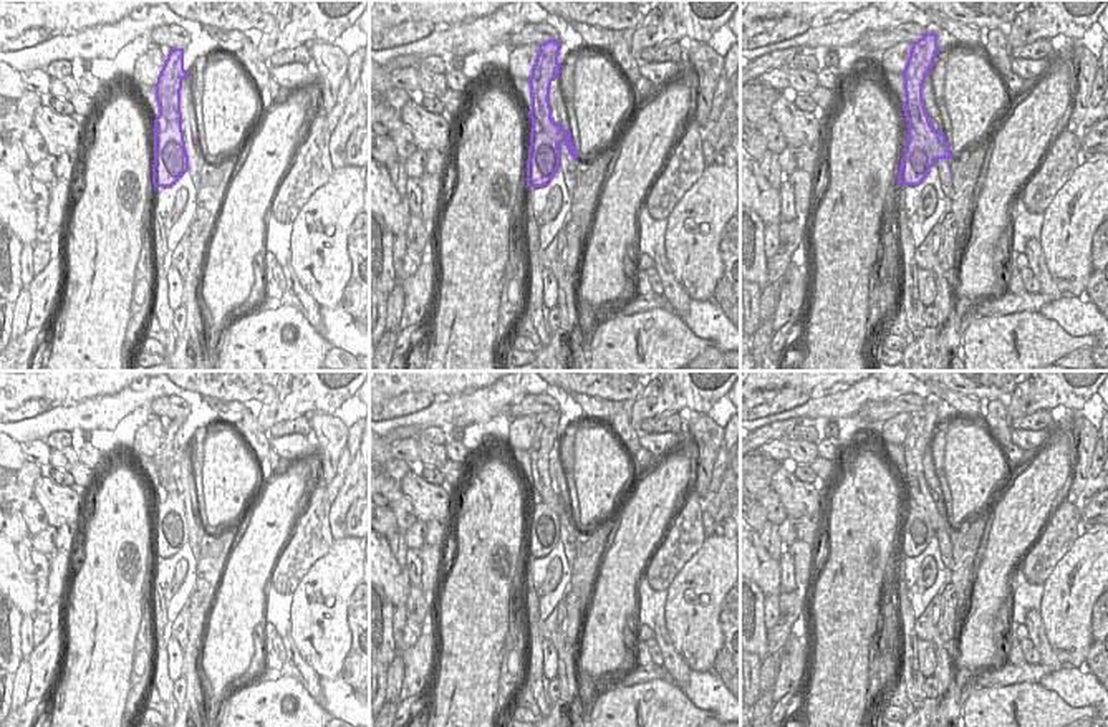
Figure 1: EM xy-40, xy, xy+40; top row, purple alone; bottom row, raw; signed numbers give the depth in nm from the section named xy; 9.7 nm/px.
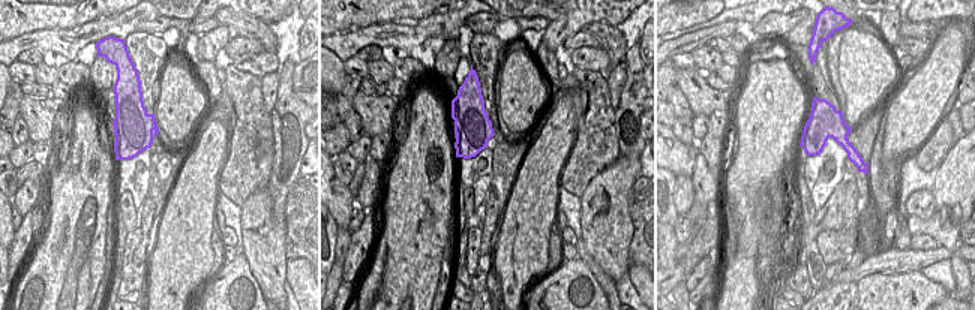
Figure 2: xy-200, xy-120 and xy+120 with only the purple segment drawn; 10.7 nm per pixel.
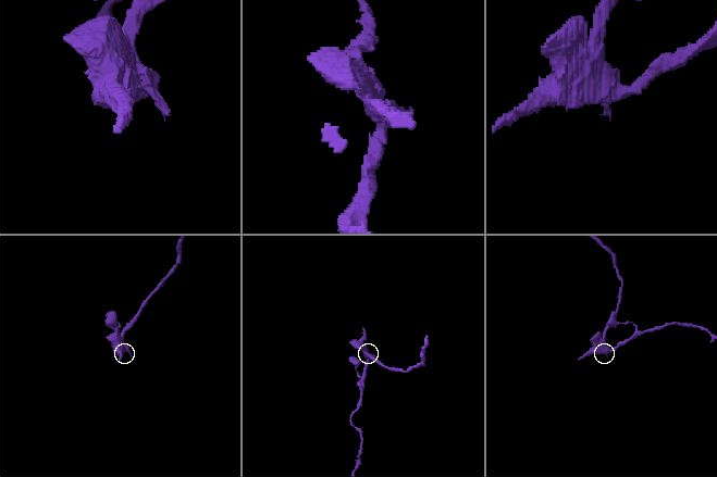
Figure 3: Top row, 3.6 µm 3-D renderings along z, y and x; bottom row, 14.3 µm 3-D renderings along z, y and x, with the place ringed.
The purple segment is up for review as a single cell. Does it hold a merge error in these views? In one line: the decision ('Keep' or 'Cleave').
Cleave

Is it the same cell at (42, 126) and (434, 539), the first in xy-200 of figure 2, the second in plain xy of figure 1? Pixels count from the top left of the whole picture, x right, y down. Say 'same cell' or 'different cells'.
different cells

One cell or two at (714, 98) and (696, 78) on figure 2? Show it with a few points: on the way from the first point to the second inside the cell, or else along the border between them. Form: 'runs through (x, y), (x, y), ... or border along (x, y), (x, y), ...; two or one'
runs through (710, 95), (698, 83); one

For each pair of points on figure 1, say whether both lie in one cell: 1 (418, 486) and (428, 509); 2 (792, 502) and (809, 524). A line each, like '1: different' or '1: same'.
1: same
2: different

